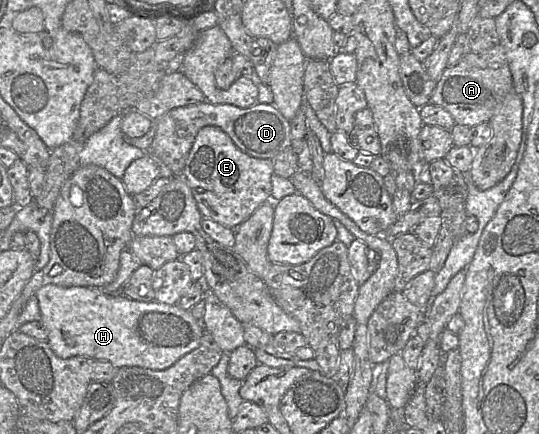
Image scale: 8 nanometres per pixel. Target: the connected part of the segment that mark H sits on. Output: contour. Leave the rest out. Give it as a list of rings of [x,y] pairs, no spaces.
[[[46,285],[36,291],[41,322],[48,330],[47,343],[60,358],[75,356],[89,357],[94,360],[105,360],[114,367],[139,366],[152,370],[165,370],[177,362],[185,354],[198,347],[204,331],[190,313],[177,304],[169,305],[158,301],[141,302],[121,294],[109,294],[102,288],[63,287]]]

